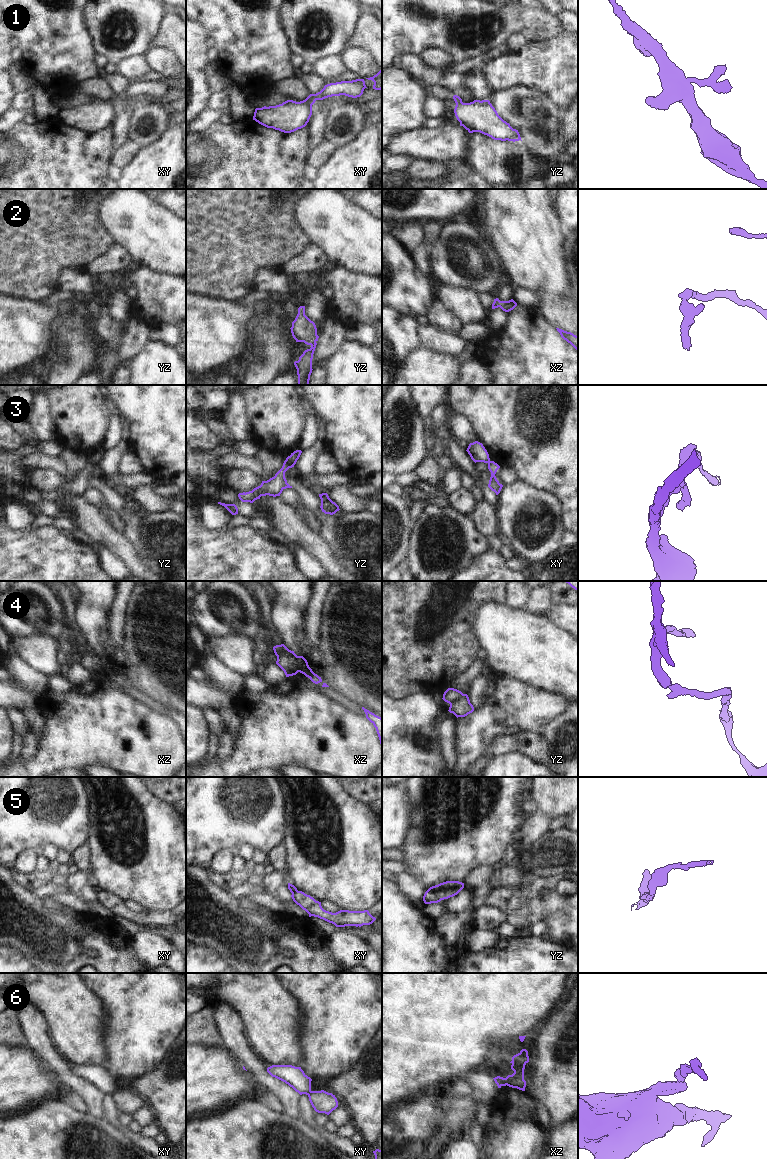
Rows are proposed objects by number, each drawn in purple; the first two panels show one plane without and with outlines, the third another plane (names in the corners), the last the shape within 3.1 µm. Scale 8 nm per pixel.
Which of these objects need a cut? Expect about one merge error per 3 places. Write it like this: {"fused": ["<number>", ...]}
{"fused": ["1", "3", "4", "5", "6"]}

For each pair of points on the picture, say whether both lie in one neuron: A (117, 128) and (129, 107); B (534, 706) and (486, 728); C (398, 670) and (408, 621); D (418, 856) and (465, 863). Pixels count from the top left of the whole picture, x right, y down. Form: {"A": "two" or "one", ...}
{"A": "one", "B": "one", "C": "one", "D": "one"}

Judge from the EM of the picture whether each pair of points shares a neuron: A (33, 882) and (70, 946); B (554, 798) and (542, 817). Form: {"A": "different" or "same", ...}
{"A": "different", "B": "same"}

